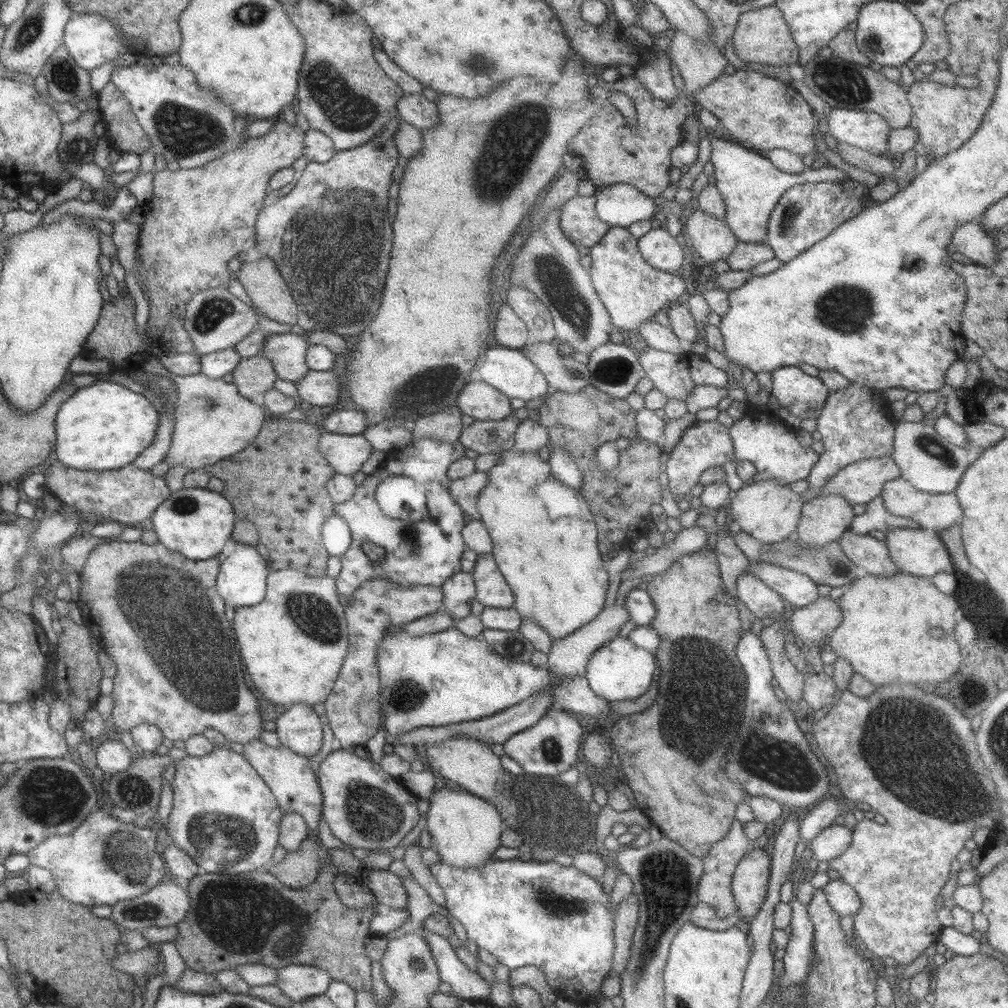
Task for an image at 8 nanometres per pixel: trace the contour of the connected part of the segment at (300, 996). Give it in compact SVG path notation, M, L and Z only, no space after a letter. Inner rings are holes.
M292 963L277 969L274 985L279 986L290 1000L300 1003L310 997L324 994L331 981L331 975L323 968Z

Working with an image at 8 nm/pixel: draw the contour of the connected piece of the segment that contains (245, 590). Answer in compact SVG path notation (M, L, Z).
M236 541L234 552L222 557L217 591L234 608L254 606L264 600L270 568L255 546Z

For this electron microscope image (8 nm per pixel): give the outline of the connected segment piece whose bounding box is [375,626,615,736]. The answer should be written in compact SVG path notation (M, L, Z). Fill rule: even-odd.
M404 626L400 630L386 631L377 646L375 659L382 692L381 724L386 730L390 728L392 736L421 726L444 726L492 716L543 690L551 692L554 704L577 717L588 715L594 718L615 718L609 700L598 696L590 688L585 676L555 679L548 667L540 668L531 662L508 660L500 656L484 638L462 634L455 626L421 635L411 635Z

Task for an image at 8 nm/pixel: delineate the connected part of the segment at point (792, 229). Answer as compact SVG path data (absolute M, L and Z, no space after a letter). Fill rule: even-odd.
M842 181L807 182L791 186L784 191L771 212L764 242L774 251L775 258L789 262L826 238L839 224L860 214L867 207L867 199L868 193L861 197L848 195Z

